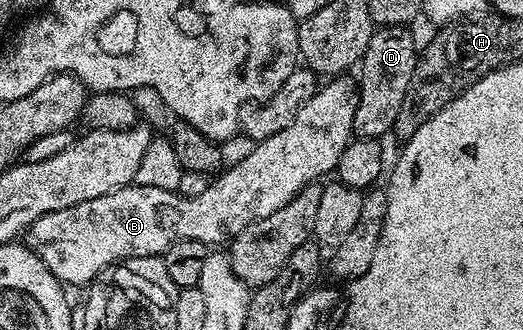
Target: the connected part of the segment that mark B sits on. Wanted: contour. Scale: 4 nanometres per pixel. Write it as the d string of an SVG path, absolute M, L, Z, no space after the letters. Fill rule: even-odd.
M329 80L322 85L299 108L299 116L283 132L275 132L275 136L267 136L265 142L256 143L250 154L245 154L233 167L222 169L207 189L199 192L199 196L183 196L176 190L163 188L147 188L130 184L120 186L118 190L107 192L103 196L95 196L95 200L83 200L71 208L59 208L55 212L47 212L39 216L29 225L23 234L24 245L35 252L47 264L55 277L66 287L88 287L89 283L102 274L109 266L126 260L142 258L156 259L164 255L179 240L199 240L206 244L233 241L243 228L271 216L271 212L279 212L283 204L295 200L295 196L303 188L314 185L324 174L332 175L339 164L339 156L343 156L343 148L351 141L355 108L357 107L357 90L345 80Z

